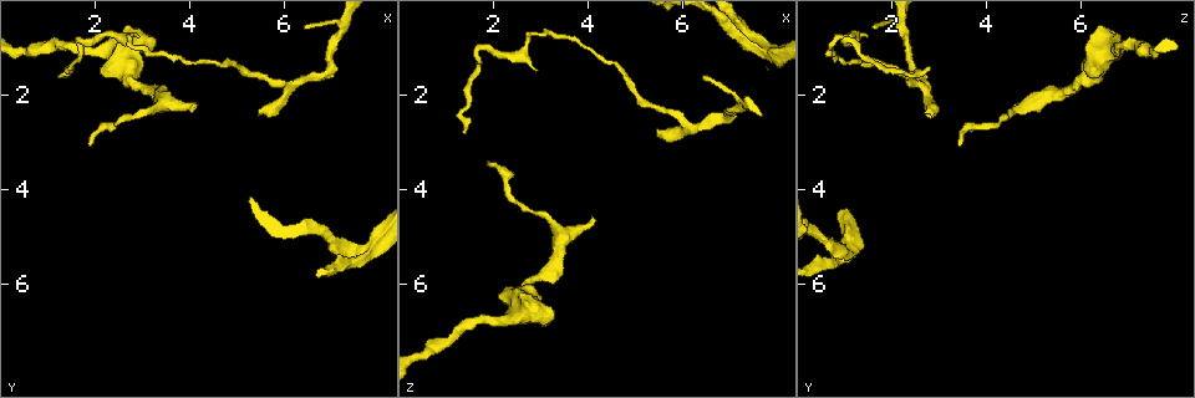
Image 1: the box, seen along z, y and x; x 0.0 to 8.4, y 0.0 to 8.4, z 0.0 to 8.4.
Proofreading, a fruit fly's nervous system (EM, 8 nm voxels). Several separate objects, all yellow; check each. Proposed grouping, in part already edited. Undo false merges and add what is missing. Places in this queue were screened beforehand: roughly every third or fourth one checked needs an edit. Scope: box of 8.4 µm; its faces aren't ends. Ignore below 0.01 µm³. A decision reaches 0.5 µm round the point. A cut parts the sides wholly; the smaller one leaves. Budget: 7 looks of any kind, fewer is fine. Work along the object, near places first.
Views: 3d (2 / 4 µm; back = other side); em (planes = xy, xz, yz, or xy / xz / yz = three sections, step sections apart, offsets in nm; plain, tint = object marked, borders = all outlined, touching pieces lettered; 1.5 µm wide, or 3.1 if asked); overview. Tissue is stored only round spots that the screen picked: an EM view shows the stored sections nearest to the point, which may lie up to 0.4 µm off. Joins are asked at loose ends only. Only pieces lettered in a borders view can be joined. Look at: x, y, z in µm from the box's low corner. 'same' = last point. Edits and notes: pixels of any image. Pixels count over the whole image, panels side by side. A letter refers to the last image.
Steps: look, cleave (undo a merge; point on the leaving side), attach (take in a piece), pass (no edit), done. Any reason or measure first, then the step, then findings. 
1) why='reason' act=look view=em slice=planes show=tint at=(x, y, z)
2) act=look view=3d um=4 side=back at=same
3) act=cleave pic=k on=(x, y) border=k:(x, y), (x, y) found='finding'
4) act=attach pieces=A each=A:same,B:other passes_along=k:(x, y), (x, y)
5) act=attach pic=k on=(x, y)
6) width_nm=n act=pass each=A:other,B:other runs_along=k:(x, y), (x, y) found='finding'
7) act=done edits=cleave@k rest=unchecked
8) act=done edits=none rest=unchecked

why='an open end' act=look view=em slice=planes show=plain at=(4.10, 2.20, 4.60)

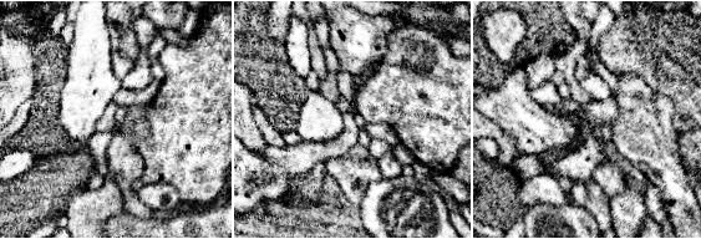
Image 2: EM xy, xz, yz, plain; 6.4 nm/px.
act=look view=em slice=planes show=tint at=same

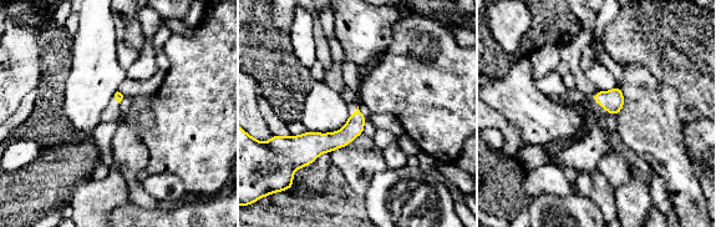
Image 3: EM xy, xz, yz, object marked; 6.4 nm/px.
act=look view=em slice=planes show=borders at=same

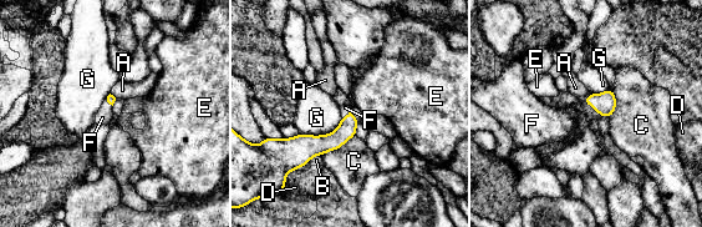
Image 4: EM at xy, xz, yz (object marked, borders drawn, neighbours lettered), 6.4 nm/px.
act=attach pieces=F each=A:other,B:other,C:other,D:other,E:other,F:same,G:other found='it goes on there'

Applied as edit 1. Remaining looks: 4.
why='an open end' act=look view=em slice=xz step=4 show=tint at=(1.90, 3.10, 3.45)

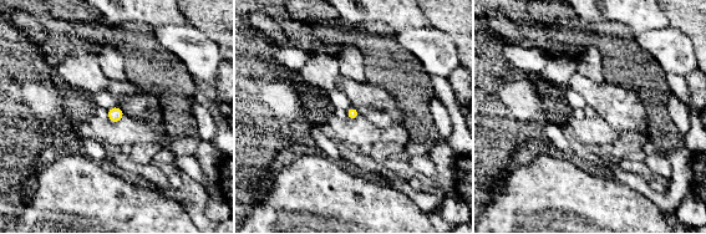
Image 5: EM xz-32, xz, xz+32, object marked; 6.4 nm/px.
act=look view=em slice=planes show=borders at=same

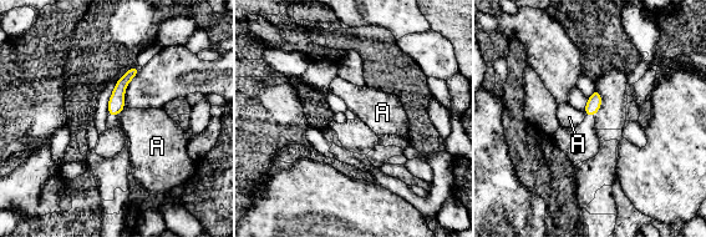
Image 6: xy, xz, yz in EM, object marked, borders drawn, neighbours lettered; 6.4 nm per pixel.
longest_contact=A:80nm act=pass each=A:other found='none of them fits'

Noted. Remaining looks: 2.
act=done edits=attach@4 rest=unchecked

